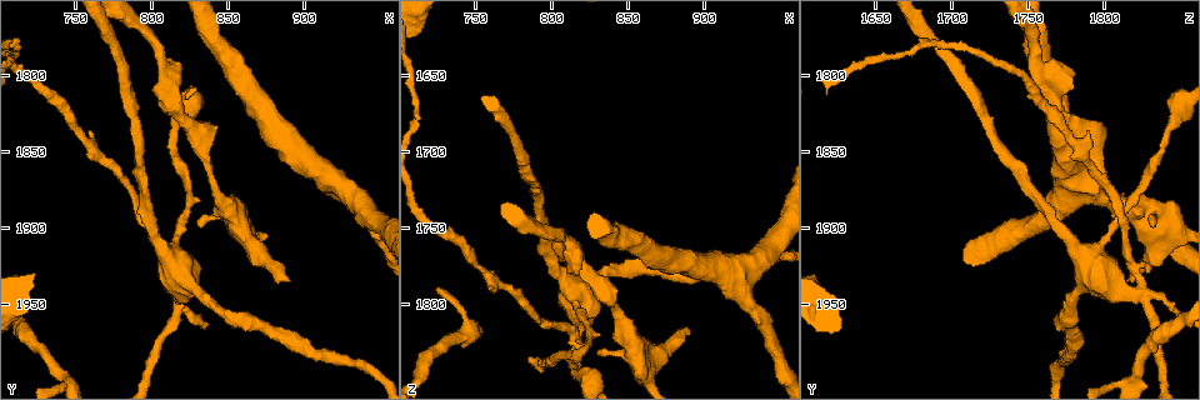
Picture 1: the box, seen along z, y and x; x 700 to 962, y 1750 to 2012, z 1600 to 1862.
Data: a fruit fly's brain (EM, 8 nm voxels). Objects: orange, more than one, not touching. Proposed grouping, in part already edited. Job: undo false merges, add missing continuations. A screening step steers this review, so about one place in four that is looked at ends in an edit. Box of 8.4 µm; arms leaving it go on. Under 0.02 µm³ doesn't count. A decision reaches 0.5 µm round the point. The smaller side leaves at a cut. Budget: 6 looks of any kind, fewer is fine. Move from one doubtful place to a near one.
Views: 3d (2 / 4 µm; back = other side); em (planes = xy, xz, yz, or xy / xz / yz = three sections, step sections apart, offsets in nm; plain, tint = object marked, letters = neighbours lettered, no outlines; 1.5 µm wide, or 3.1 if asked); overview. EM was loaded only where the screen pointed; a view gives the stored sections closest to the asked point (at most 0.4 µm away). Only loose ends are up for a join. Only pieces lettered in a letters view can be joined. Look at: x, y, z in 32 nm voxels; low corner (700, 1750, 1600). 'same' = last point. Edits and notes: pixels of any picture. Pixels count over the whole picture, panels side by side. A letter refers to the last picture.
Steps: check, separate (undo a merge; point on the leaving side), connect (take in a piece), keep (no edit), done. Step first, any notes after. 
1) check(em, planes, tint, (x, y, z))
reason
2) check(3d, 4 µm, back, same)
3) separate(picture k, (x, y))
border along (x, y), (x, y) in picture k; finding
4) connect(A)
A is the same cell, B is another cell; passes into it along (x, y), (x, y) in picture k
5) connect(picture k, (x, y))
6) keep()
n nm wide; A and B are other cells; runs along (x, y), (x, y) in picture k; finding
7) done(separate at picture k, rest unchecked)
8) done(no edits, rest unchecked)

check(em, xy, step 4, tint, (886, 1934, 1818))
free end

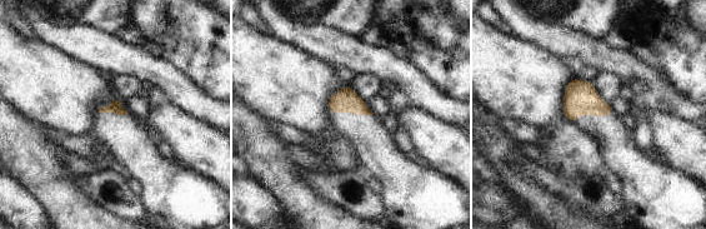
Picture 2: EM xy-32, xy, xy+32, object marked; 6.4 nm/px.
check(em, xy, step 4, letters, same)

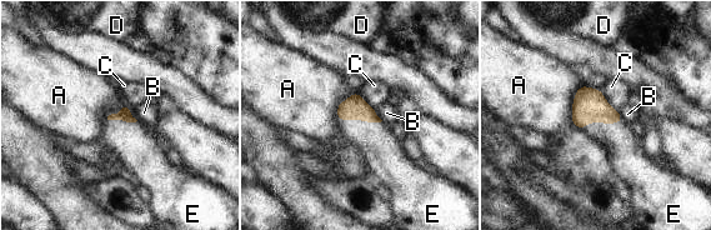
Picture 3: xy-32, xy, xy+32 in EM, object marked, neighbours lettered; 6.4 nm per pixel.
connect(E)
E is the same cell, A, B, C and D are other cells; the neuron continues

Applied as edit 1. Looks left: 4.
check(em, planes, letters, (818, 1942, 1818))
four-way junction

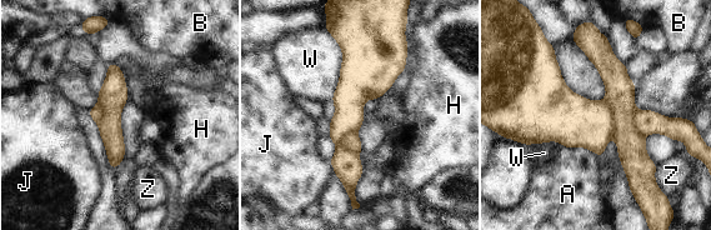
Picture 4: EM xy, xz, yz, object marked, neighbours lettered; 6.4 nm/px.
separate(picture 4, (351, 143))
260 nm wide; A, B, H, J, W and Z are other cells; border along (350, 131), (340, 145), (357, 155) in picture 4; two neurons meet here

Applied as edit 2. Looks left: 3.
check(em, xy, step 4, tint, (812, 1802, 1762))
narrows sharply

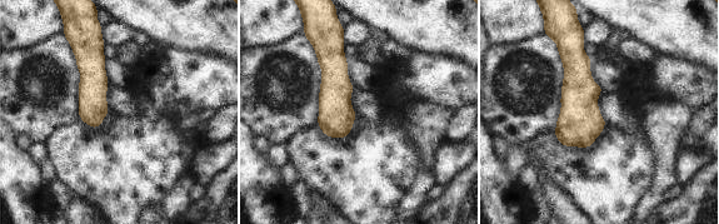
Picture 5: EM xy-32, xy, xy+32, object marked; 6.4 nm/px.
check(em, planes, letters, same)
cut it another way

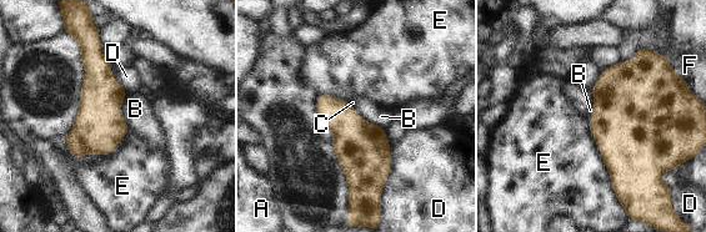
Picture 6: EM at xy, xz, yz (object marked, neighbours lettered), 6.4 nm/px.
keep()
A, B, C, D, E and F are other cells; border along (128, 92), (120, 114), (130, 129) in picture 6; continuous, no second neuron

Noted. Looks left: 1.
done(connect at picture 3, separate at picture 4, rest unchecked)

